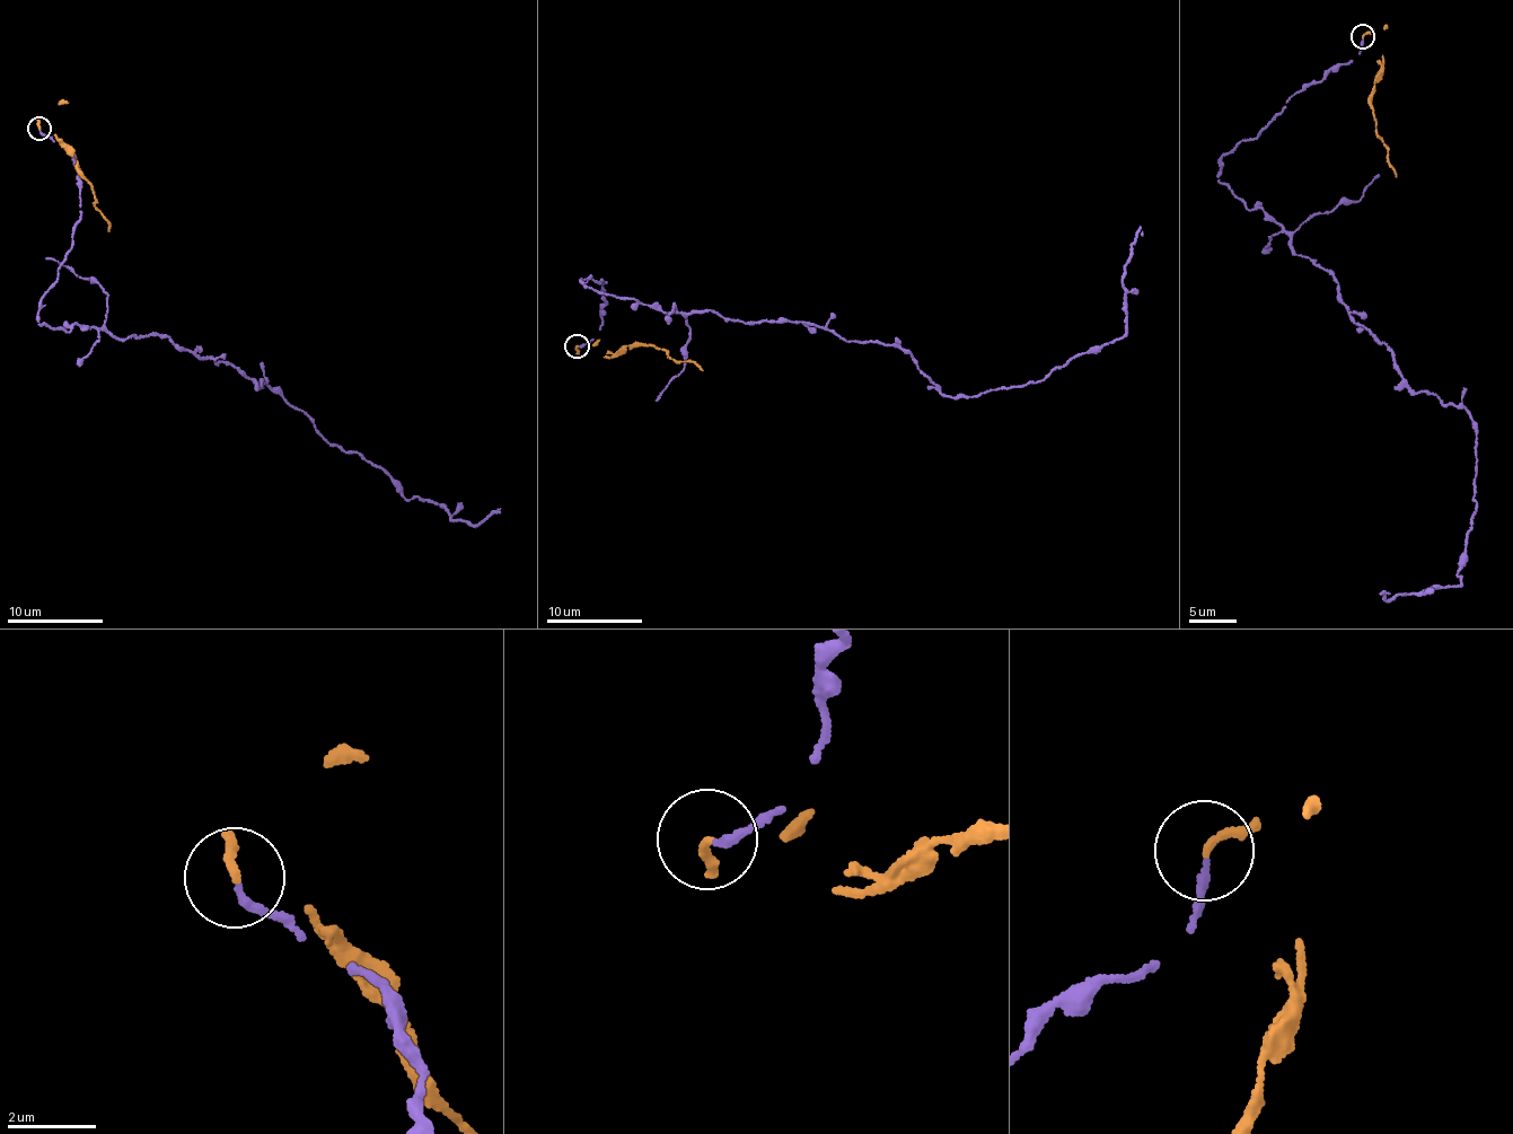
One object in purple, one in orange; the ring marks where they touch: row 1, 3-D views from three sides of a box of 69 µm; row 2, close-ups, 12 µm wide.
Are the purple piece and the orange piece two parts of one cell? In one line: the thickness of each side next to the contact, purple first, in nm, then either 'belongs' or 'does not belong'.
170/170 nm | does not belong

